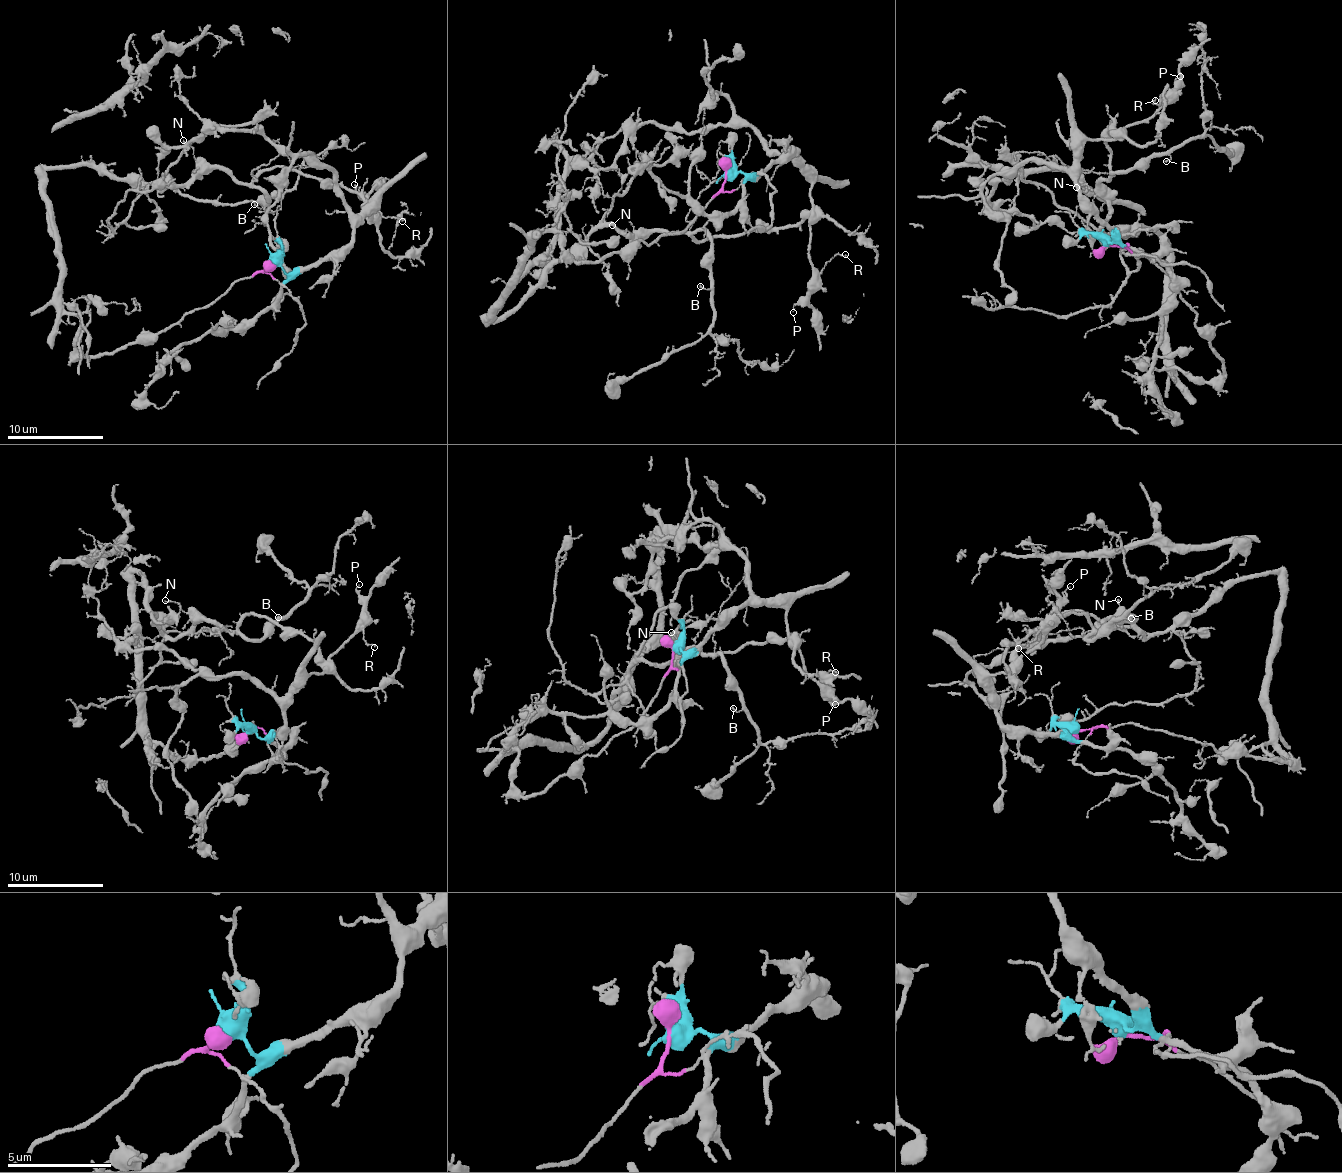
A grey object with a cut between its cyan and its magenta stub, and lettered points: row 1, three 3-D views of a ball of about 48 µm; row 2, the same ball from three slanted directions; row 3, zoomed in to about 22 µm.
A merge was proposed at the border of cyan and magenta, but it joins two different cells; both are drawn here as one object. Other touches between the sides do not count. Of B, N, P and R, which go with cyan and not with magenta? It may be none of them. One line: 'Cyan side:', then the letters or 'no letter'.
Cyan side: P, R

